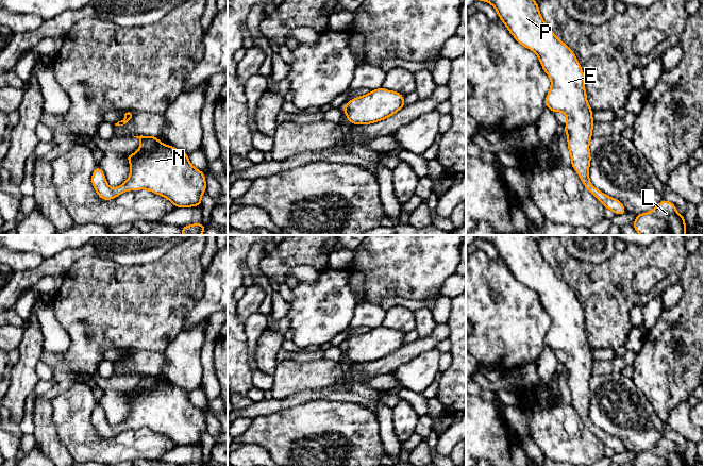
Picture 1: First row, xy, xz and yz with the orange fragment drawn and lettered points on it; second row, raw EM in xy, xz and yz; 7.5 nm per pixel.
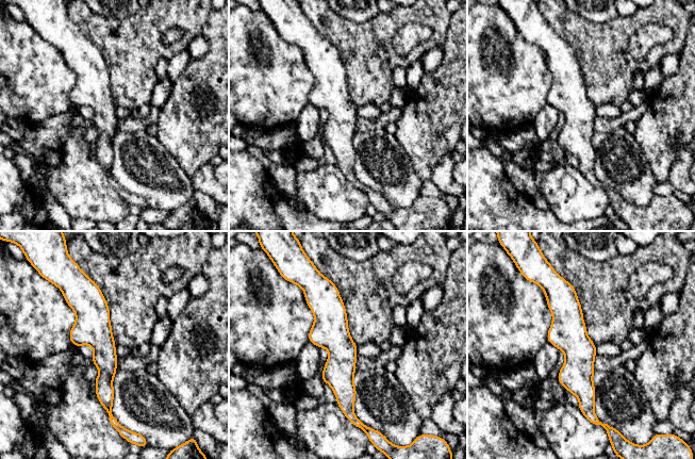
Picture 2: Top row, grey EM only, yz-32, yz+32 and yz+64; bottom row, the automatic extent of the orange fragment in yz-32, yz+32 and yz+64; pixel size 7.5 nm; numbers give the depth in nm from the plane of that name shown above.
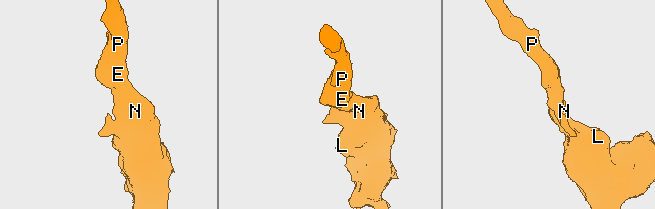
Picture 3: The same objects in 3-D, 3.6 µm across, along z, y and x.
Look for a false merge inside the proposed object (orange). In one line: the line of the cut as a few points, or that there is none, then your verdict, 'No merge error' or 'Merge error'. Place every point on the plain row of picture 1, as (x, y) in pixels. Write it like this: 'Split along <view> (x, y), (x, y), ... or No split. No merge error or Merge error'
No split. No merge error

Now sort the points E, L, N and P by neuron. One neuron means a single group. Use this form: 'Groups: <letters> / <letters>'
Groups: E L N P

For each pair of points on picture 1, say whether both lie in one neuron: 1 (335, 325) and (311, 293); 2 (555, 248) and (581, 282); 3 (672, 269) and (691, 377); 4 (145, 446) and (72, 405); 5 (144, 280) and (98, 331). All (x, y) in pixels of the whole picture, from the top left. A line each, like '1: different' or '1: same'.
1: same
2: same
3: different
4: same
5: same

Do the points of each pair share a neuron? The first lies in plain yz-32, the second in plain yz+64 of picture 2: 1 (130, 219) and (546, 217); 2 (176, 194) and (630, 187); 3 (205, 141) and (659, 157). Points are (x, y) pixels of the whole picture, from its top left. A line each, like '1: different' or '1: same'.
1: same
2: same
3: same

